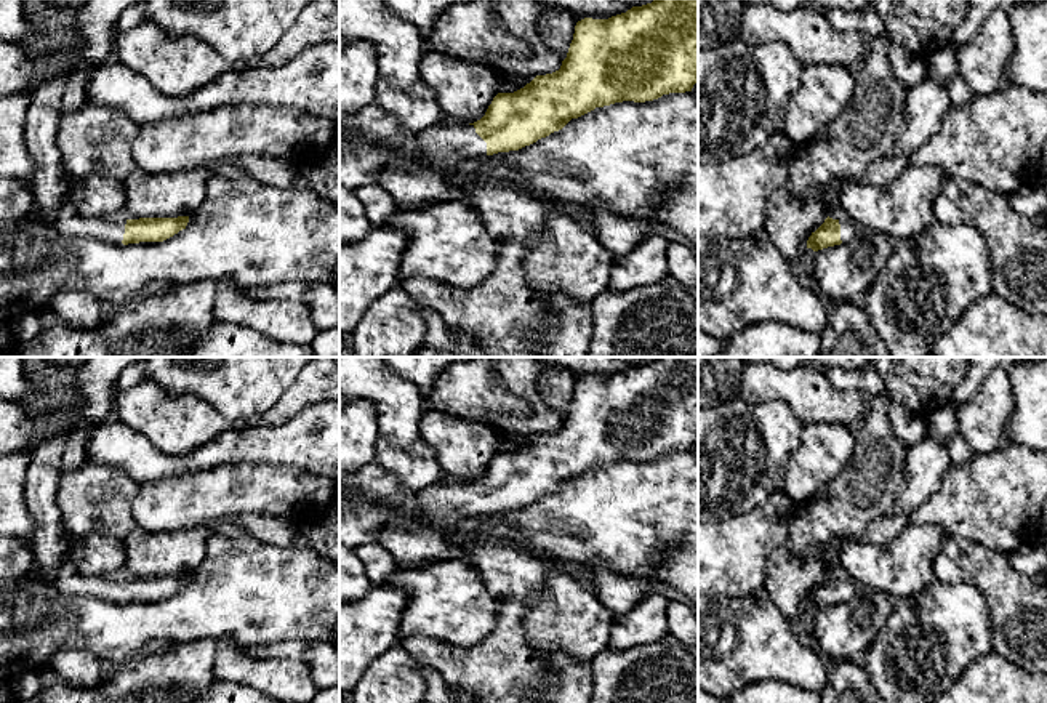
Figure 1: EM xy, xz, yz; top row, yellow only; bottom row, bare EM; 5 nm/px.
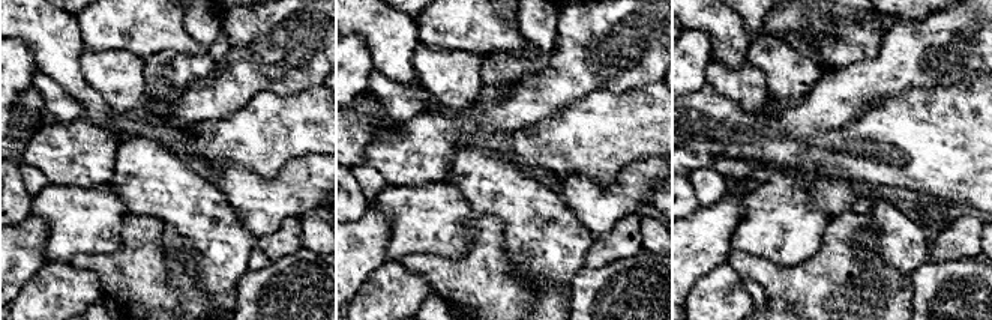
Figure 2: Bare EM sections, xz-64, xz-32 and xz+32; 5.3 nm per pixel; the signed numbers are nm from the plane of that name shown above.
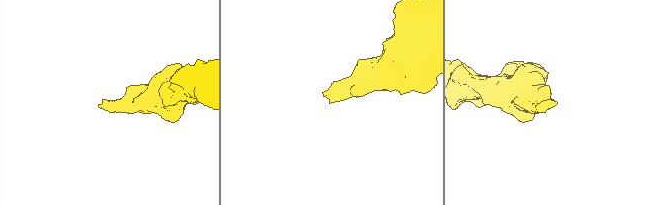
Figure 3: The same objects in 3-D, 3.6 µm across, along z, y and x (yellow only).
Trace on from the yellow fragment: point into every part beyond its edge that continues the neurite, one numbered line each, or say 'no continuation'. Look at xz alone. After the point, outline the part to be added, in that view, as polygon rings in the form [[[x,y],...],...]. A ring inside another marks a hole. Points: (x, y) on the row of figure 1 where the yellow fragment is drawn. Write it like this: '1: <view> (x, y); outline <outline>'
1: xz (425, 181); outline [[[439,122],[421,131],[421,155],[407,167],[392,163],[378,171],[378,186],[392,195],[399,207],[429,207],[447,202],[461,192],[463,184],[447,173],[463,159],[487,155],[487,143],[474,125]]]

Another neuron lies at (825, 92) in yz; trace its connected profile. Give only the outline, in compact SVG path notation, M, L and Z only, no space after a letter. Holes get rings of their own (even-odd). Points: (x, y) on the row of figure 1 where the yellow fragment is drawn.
M805 66L800 85L786 106L783 133L802 146L816 138L850 104L855 94L853 74L840 66Z

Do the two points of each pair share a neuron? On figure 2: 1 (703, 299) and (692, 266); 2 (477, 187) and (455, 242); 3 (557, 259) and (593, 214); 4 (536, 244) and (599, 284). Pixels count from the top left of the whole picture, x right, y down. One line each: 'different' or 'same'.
1: different
2: different
3: different
4: different

